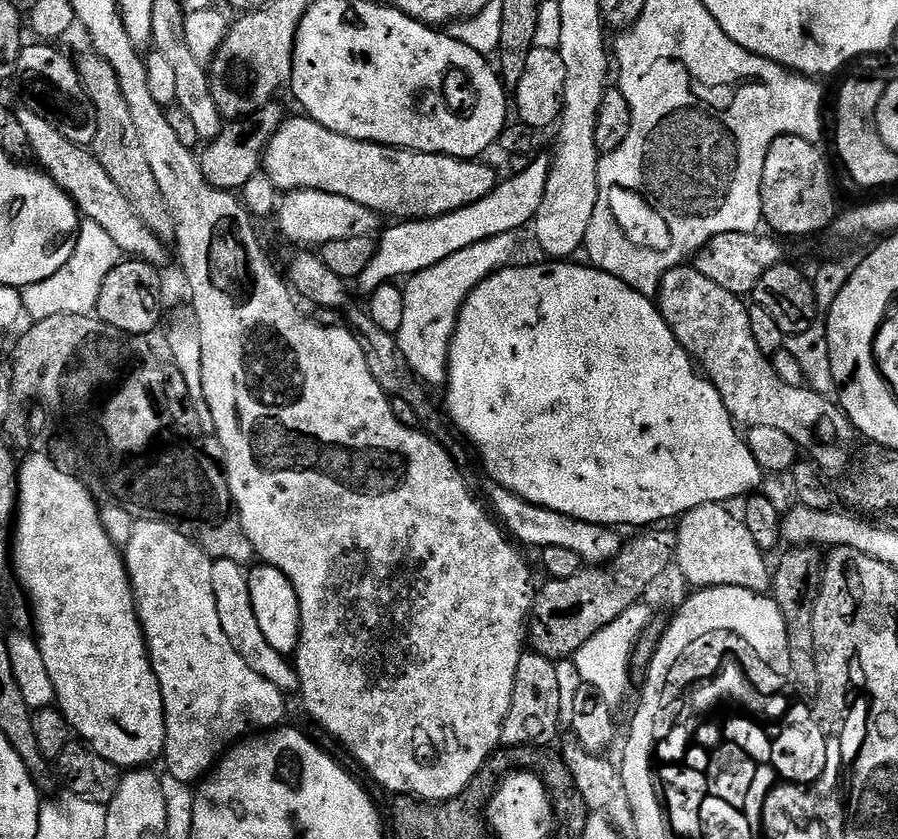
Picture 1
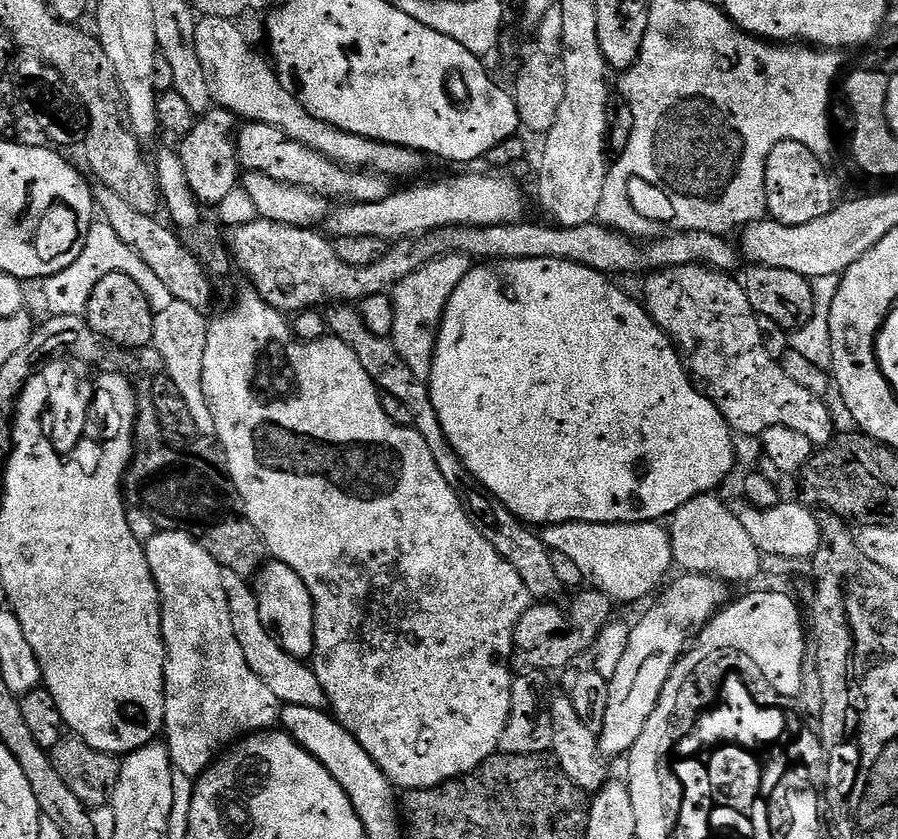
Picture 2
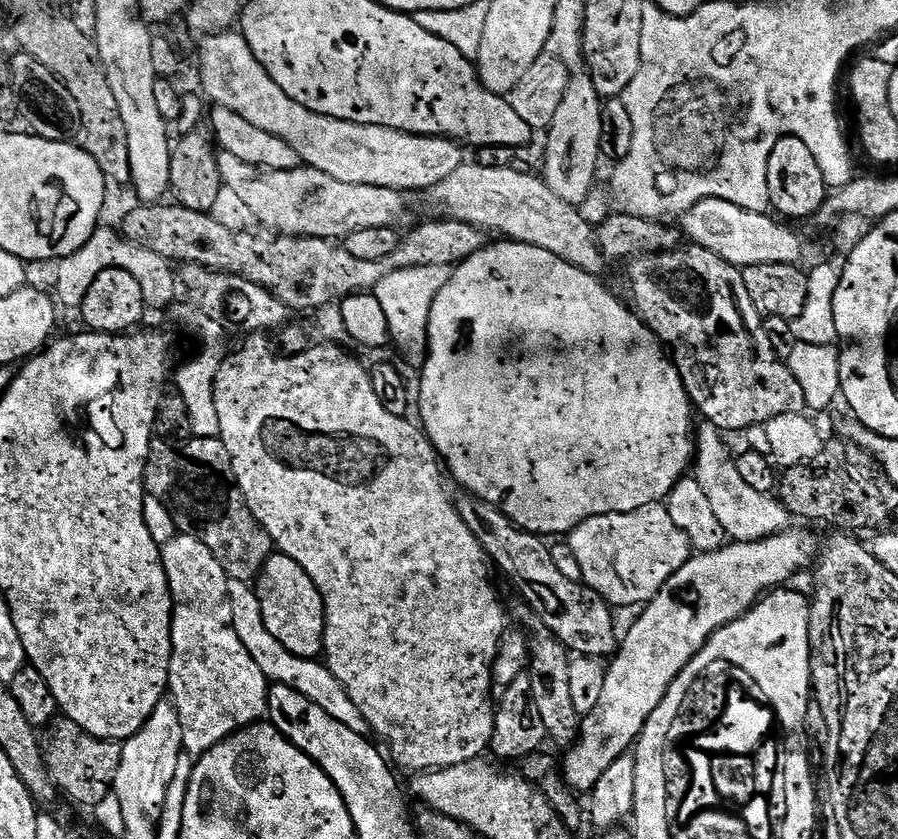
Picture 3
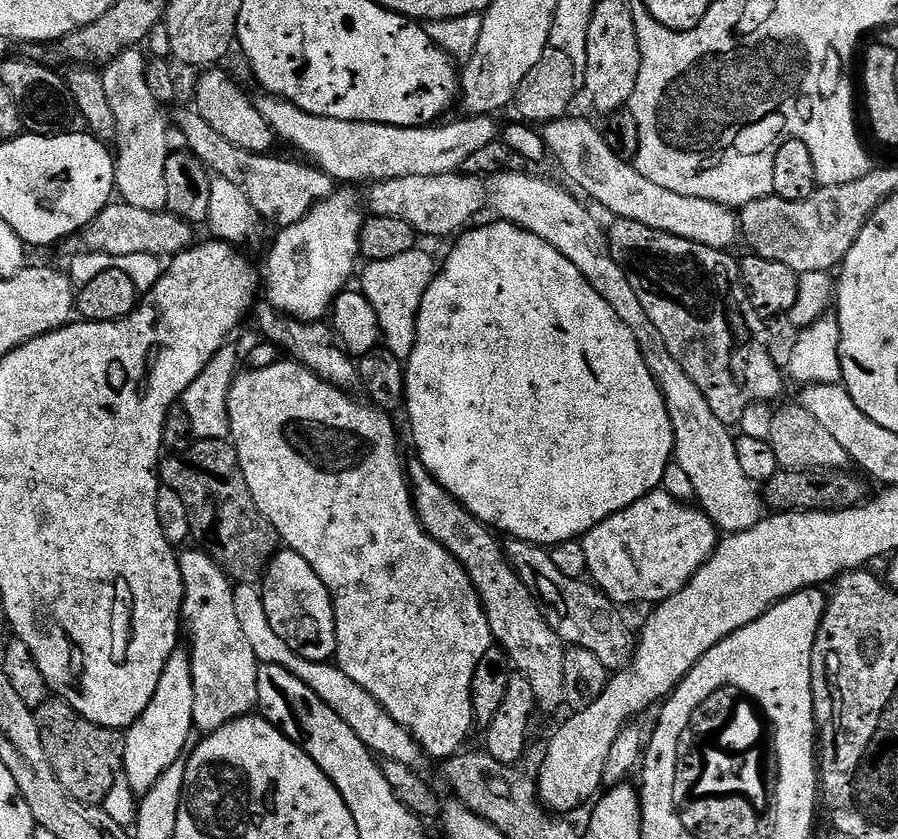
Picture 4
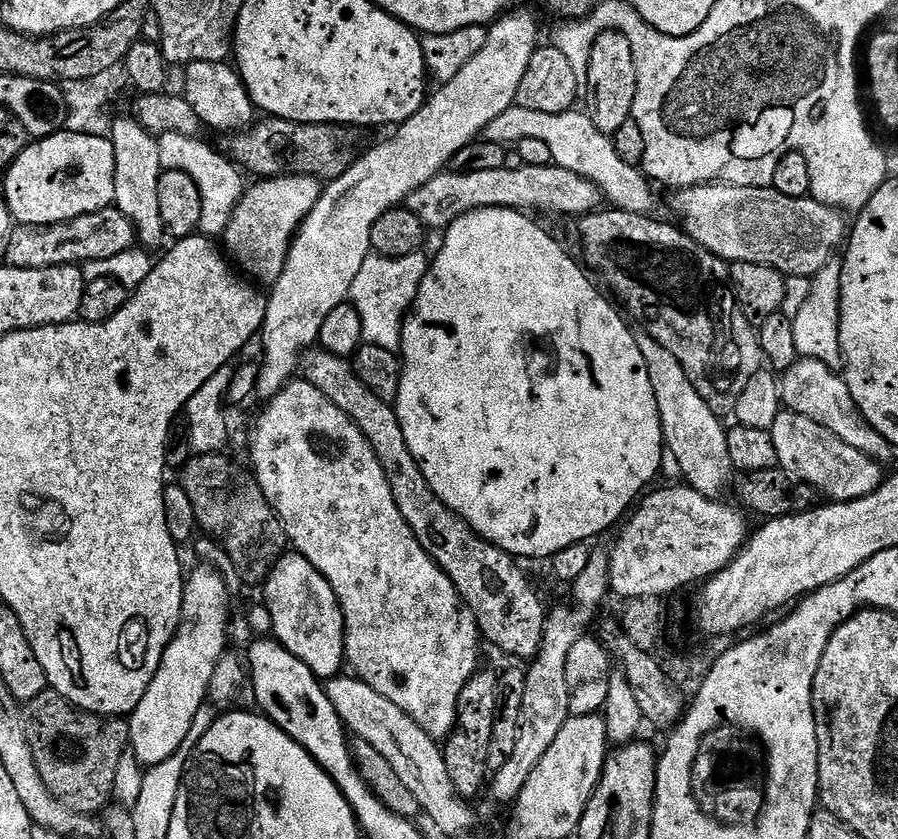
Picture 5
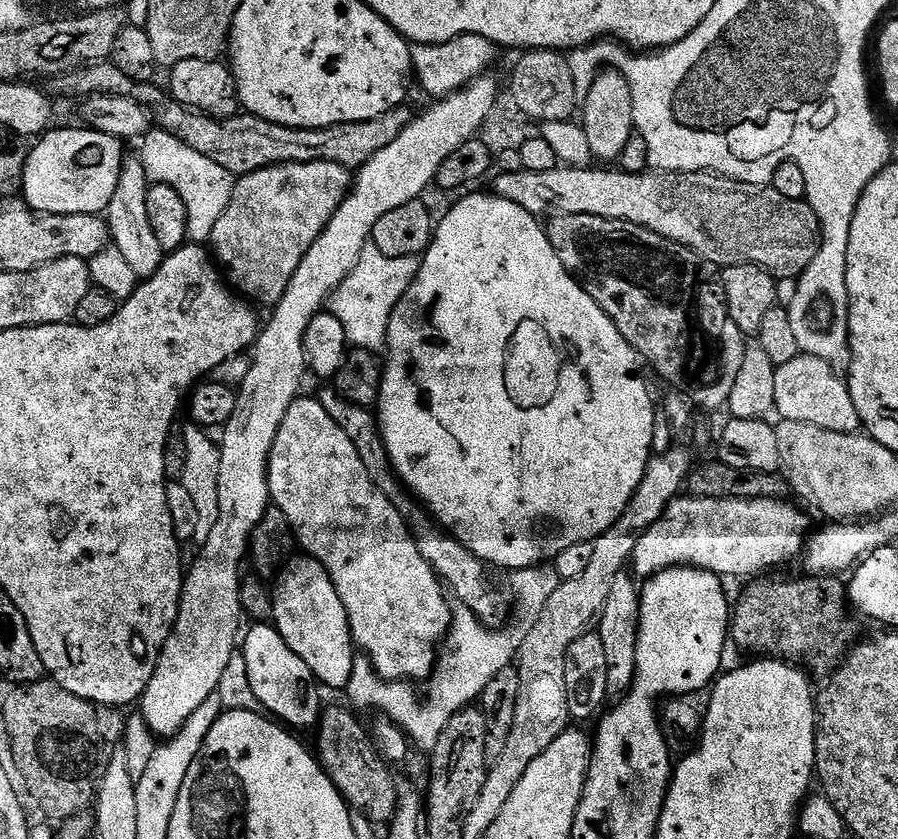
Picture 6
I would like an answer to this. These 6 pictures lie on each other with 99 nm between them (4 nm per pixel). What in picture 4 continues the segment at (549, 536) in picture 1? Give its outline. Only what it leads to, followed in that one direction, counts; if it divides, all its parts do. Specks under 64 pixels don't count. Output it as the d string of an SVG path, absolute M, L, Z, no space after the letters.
M657 490L591 528L582 538L591 583L617 606L638 602L655 606L661 600L678 594L678 590L682 590L682 586L686 586L686 582L690 582L690 578L694 578L694 574L698 574L702 565L712 557L718 543L718 529L712 519L699 507L690 507L670 494Z

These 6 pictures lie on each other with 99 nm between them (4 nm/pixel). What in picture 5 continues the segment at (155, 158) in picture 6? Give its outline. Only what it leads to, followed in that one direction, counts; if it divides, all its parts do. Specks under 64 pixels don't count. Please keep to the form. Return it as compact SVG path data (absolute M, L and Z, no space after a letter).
M162 134L160 141L160 166L161 169L182 170L194 178L194 186L198 186L198 194L202 194L202 218L199 231L209 238L223 237L226 226L238 206L238 202L244 197L246 191L245 177L241 169L233 164L223 151L211 148L203 144L203 139L195 136L183 136L182 134Z

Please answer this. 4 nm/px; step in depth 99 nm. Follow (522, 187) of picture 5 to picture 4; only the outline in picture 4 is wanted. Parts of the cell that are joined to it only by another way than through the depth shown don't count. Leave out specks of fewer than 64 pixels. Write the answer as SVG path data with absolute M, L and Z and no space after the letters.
M467 174L390 178L373 183L369 188L372 189L368 192L368 202L366 198L366 208L371 215L394 218L410 226L421 237L455 237L461 230L467 229L475 221L472 219L486 208L485 181Z

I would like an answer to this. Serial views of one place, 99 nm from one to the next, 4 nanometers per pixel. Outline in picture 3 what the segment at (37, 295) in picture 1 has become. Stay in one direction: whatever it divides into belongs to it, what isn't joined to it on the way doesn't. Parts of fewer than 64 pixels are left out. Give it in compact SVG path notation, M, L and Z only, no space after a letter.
M97 227L96 233L90 238L90 242L86 242L86 246L82 246L82 250L78 250L73 256L67 256L65 260L61 260L55 265L55 299L63 307L65 304L72 310L79 309L80 303L86 298L86 290L92 283L92 279L98 274L102 274L102 270L117 268L126 270L126 274L134 274L138 286L142 286L145 309L164 308L169 303L168 308L177 299L177 297L175 298L176 288L178 292L178 276L173 265L158 254L154 254L154 250L146 250L142 246L132 244L129 240L125 240L119 231L111 232L110 229L104 227Z

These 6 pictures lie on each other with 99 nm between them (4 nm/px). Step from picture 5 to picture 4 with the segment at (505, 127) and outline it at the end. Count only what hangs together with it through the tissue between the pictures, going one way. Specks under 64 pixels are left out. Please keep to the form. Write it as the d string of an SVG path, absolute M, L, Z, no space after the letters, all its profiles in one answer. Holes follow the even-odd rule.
M271 94L261 95L261 100L255 101L258 114L262 116L277 141L289 144L301 152L301 157L307 158L320 171L331 176L333 181L340 180L368 180L379 182L390 178L406 178L407 176L441 176L442 174L456 174L461 171L466 158L471 158L481 146L490 146L490 142L498 139L498 128L491 115L465 115L465 120L452 120L449 124L437 123L435 126L423 128L399 128L389 124L375 124L374 122L354 122L353 120L339 120L338 118L322 118L294 106L288 100L281 100ZM573 118L552 120L549 124L543 125L542 135L544 137L544 146L547 155L549 157L553 156L553 158L556 159L558 163L560 163L561 170L564 171L565 174L568 175L569 178L572 179L573 182L576 183L577 186L580 187L581 190L584 191L590 199L593 200L594 203L601 204L601 206L609 212L609 217L629 220L630 222L642 222L642 226L650 226L650 230L665 232L666 234L670 234L671 236L677 236L678 238L682 238L683 240L689 240L690 242L694 242L695 244L701 244L702 246L706 247L714 247L728 250L732 248L731 244L734 243L735 240L739 241L741 239L742 233L740 231L737 213L733 211L733 209L729 208L727 204L719 204L718 202L714 202L713 200L707 200L706 198L690 198L686 194L674 194L672 190L665 190L662 186L657 186L654 182L650 182L648 178L642 178L642 174L639 172L639 170L636 169L635 163L623 160L622 158L618 158L618 154L614 154L614 150L610 150L610 146L606 146L606 142L604 141L604 133L599 127L597 127L597 125L595 128L594 125L587 124L587 122L584 120L572 119Z

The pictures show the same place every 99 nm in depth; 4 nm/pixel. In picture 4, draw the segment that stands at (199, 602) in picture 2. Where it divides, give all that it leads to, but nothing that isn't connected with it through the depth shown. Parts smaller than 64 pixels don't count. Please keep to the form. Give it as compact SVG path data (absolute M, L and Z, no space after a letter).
M196 550L200 552L183 552L179 553L178 559L180 562L180 569L182 570L182 582L184 583L184 607L182 609L182 628L186 633L186 640L188 636L188 645L186 645L188 651L188 661L190 662L190 670L192 671L192 686L194 688L194 714L192 715L193 725L197 729L201 728L201 733L207 734L209 732L217 732L222 726L226 726L230 722L234 722L238 718L242 718L243 716L249 715L256 708L256 703L258 702L258 690L256 687L258 686L258 670L260 669L261 663L256 659L256 655L254 654L254 650L250 650L250 642L246 642L246 634L242 634L242 626L238 622L238 613L234 610L234 584L233 581L229 580L228 576L222 571L219 564L216 563L215 560L212 559L211 556L208 555L207 551L204 550Z

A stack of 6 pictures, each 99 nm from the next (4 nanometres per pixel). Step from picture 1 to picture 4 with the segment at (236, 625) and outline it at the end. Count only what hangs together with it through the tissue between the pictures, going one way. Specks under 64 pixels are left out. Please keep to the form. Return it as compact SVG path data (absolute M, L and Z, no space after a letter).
M256 584L235 585L234 610L238 613L242 634L246 634L246 642L250 642L250 650L254 650L256 659L261 664L282 666L290 670L290 674L297 676L306 686L310 686L310 690L314 690L314 694L318 694L318 698L322 698L322 702L326 702L326 706L330 706L330 710L334 710L334 714L338 714L338 718L342 718L342 722L346 722L346 726L350 726L350 730L354 730L360 741L381 761L402 762L407 768L421 767L420 760L423 761L425 755L419 742L406 729L398 726L390 718L390 714L386 714L384 707L374 698L370 698L366 690L362 690L362 686L350 682L350 678L346 678L346 674L335 663L319 664L296 656L294 650L290 650L290 646L286 646L286 642L282 642L282 638L274 634L270 618L266 618L261 589Z

